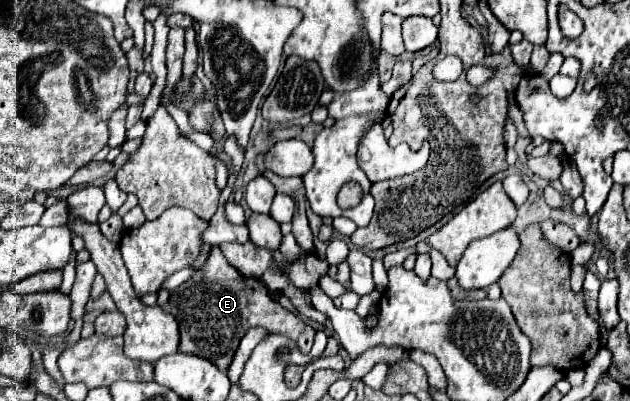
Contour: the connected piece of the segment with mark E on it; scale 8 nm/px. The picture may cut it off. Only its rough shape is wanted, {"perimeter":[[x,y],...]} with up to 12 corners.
{"perimeter":[[218,246],[170,294],[180,352],[230,368],[252,326],[310,352],[316,330]]}

